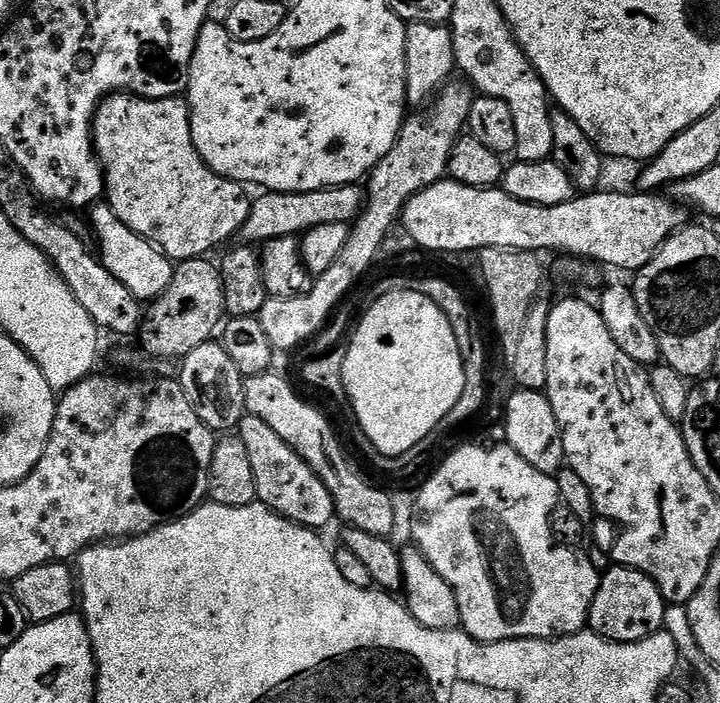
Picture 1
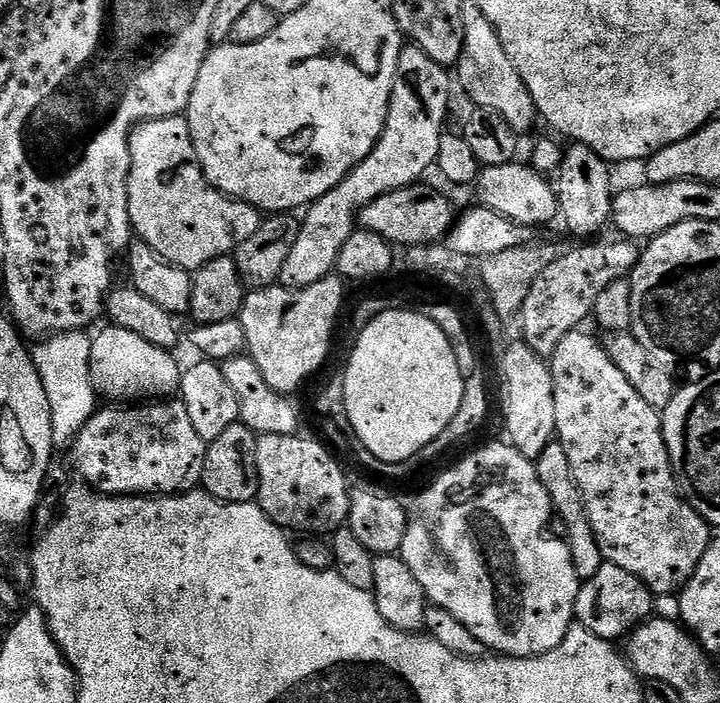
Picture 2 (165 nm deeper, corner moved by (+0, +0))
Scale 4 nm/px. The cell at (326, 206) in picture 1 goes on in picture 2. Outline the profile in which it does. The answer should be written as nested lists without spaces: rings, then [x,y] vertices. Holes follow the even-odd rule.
[[[417,182],[410,187],[390,191],[366,206],[357,216],[357,225],[378,233],[393,245],[416,246],[441,241],[457,219],[453,202],[440,191]]]

